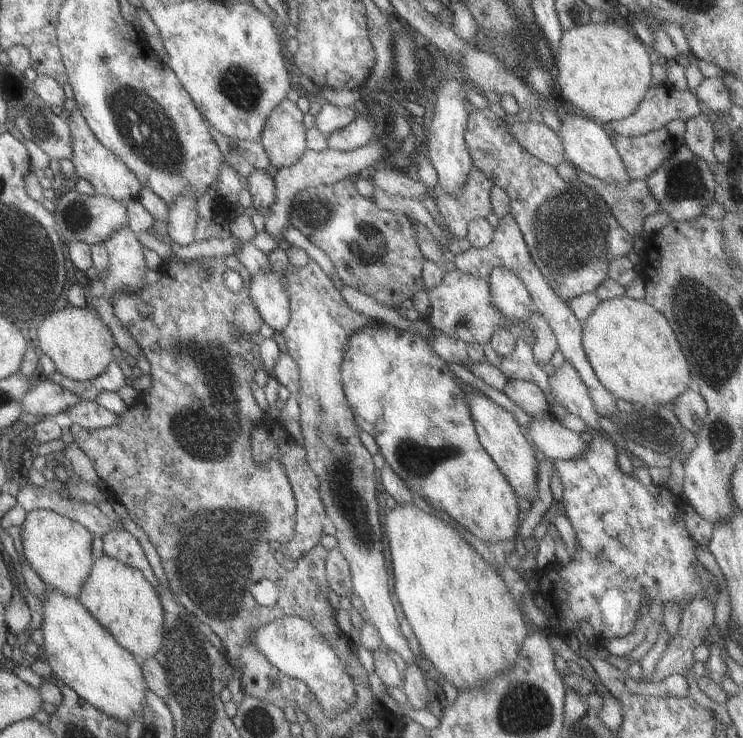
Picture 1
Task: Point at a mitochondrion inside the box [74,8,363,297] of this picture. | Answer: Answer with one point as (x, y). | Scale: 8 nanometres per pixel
(149, 132)

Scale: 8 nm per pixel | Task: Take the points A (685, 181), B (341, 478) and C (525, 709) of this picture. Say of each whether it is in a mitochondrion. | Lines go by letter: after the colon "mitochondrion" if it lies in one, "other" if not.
A: mitochondrion
B: mitochondrion
C: mitochondrion

